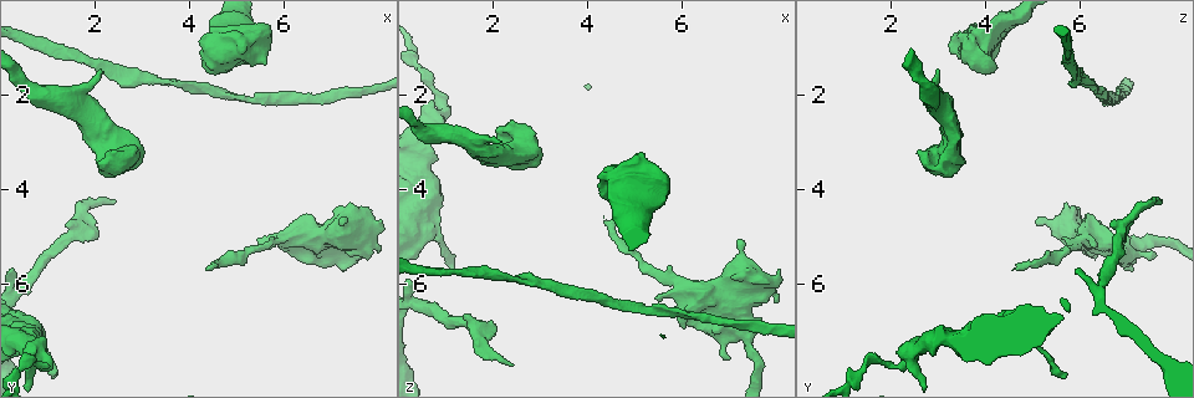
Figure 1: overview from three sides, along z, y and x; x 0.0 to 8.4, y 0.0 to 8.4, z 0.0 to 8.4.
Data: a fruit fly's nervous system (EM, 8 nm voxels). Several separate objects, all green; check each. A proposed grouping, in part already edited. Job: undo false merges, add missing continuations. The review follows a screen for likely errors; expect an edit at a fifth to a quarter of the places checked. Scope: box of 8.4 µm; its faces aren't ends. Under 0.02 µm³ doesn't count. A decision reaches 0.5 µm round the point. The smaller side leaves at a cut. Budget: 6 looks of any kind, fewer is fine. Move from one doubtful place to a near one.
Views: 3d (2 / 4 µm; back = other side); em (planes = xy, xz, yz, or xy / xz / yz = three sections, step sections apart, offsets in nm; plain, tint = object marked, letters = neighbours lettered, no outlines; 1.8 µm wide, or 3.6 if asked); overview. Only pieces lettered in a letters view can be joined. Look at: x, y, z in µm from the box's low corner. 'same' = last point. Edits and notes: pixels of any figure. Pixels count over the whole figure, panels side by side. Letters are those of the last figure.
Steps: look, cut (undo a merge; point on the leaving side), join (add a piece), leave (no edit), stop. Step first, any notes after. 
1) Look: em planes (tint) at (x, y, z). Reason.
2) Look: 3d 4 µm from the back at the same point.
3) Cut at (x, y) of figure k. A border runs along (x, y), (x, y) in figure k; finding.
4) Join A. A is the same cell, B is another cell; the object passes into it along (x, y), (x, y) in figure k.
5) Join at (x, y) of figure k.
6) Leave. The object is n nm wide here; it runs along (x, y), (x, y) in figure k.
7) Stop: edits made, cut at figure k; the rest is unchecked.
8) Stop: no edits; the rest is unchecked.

Look: em planes (letters) at (2.15, 1.40, 3.00). An open end.

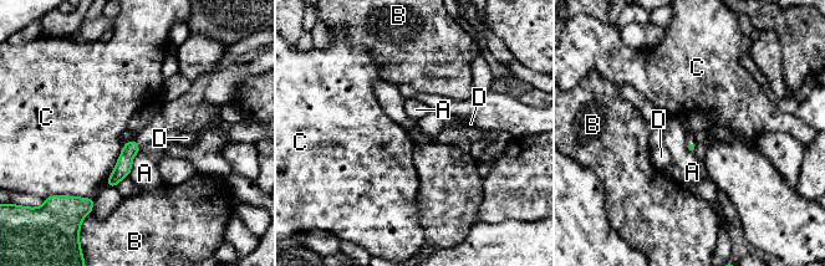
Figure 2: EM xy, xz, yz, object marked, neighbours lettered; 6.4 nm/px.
Leave. The longest contact is with C, 320 nm; A, B, C and D are other cells; none of them fits.

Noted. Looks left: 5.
Look: em planes (tint) at (7.00, 5.35, 7.55). Thick end.

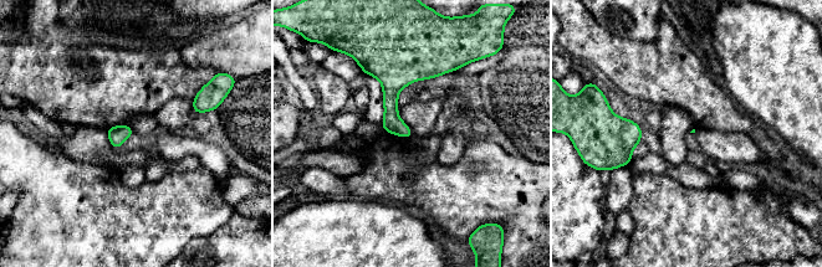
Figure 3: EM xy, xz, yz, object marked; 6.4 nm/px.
Look: em planes (letters) at the same point.

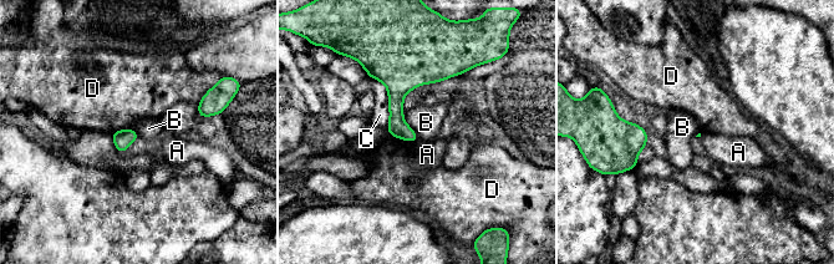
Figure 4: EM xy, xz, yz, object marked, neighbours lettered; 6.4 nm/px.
Leave. A, B, C and D are other cells; a border runs along (402, 113), (403, 121), (418, 138) in figure 4; none of them fits.

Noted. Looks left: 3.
Look: 3d 2 µm from the back at (5.35, 2.10, 6.60).

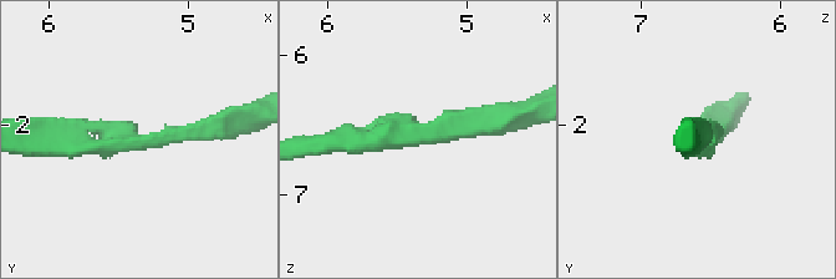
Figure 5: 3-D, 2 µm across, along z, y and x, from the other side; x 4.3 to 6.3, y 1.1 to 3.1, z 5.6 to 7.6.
Look: em planes (letters) at (5.32, 2.08, 6.60). Shape alone is not enough.

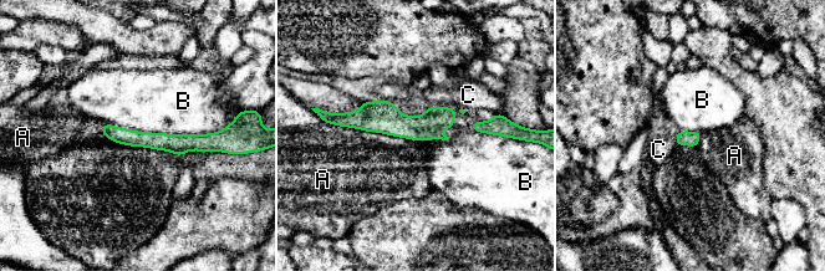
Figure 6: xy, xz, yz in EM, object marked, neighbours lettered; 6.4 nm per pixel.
Leave. A, B and C are other cells; a border runs along (102, 122), (171, 134), (223, 129) in figure 6; all the same neuron.

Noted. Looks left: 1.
Stop: no edits; the rest is unchecked.

